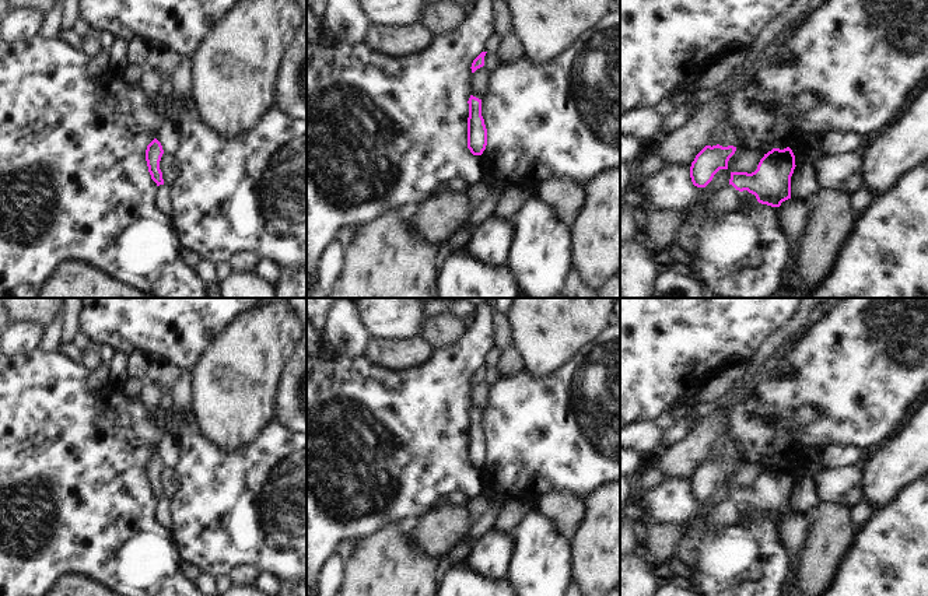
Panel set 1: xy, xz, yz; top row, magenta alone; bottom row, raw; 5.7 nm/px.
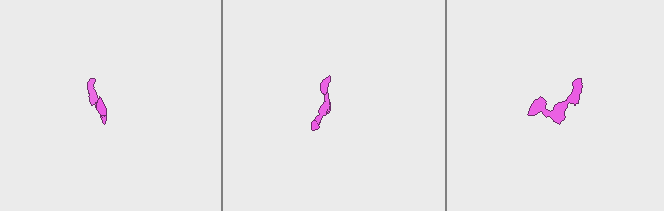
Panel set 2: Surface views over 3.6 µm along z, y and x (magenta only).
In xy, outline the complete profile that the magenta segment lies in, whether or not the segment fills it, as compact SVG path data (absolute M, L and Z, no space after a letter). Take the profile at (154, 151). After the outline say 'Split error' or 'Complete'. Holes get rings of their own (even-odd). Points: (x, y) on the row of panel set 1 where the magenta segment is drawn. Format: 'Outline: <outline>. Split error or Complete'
Outline: M154 139L146 150L146 161L148 166L148 172L151 175L151 179L157 183L157 190L154 193L154 204L155 207L167 215L172 215L172 204L171 204L171 196L168 192L169 185L164 183L162 172L160 169L160 161L164 154L161 143Z. Split error.

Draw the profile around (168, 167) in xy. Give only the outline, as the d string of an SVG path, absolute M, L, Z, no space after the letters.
M169 152L162 154L160 161L160 169L162 172L164 183L171 185L171 182L175 179L175 176L179 172L174 154Z

